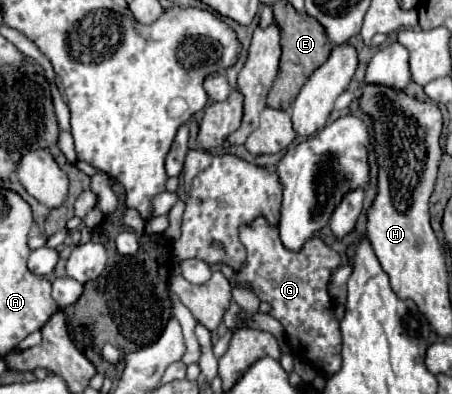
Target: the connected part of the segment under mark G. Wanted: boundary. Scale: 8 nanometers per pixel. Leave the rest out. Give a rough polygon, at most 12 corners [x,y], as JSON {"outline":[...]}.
{"outline":[[263,215],[243,223],[233,285],[271,303],[299,357],[341,367],[327,283],[341,257],[319,237],[287,249]]}

